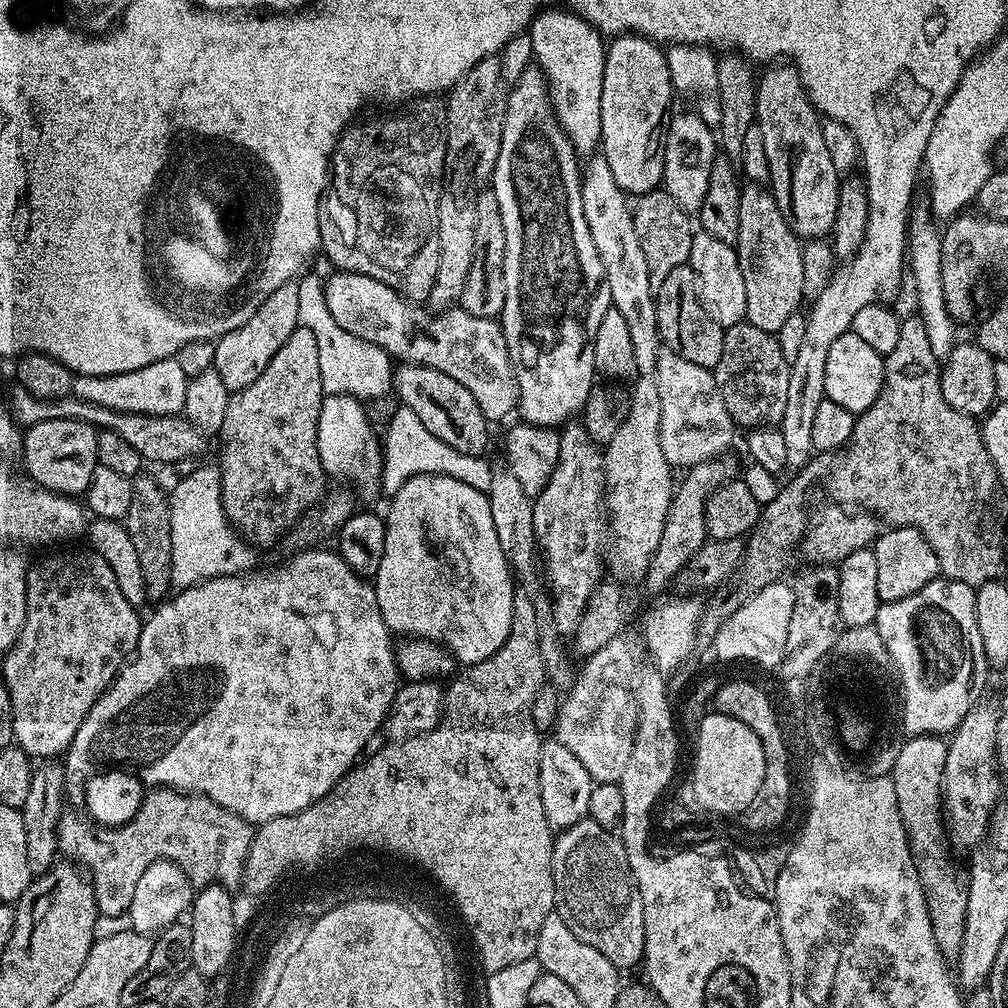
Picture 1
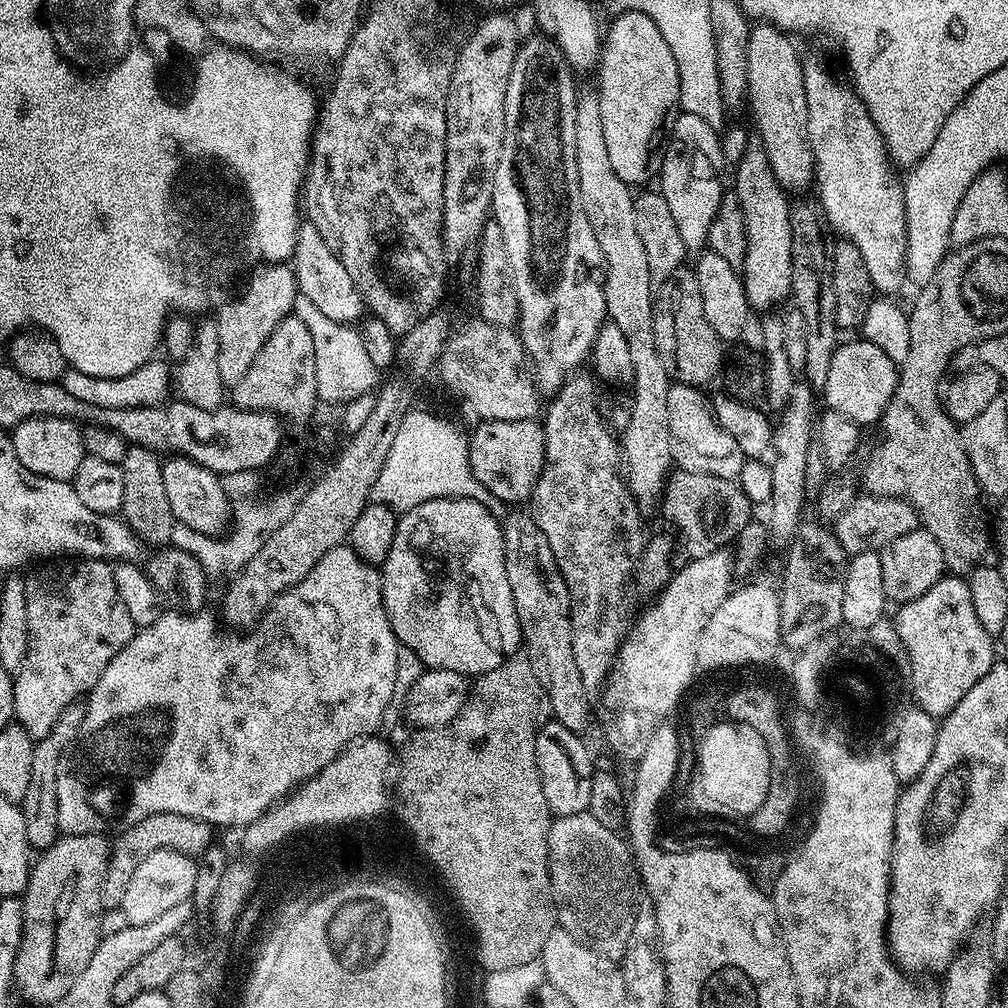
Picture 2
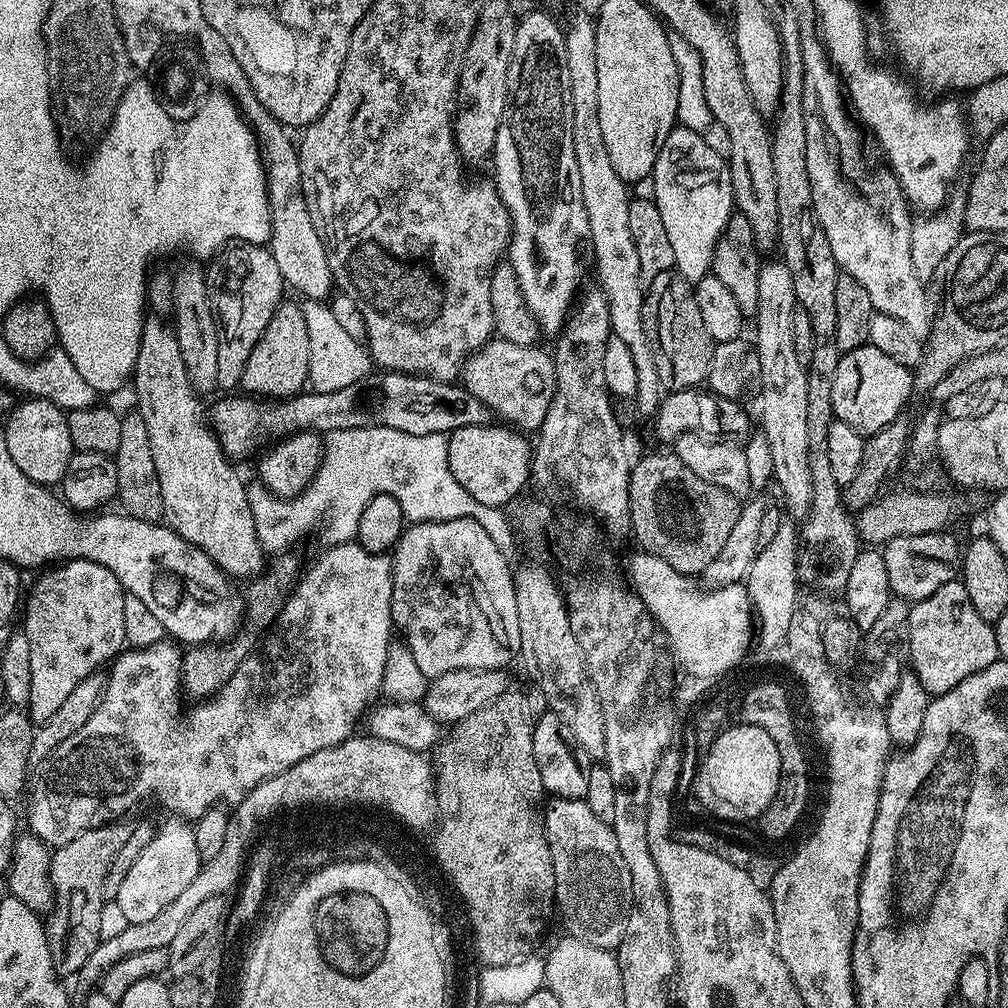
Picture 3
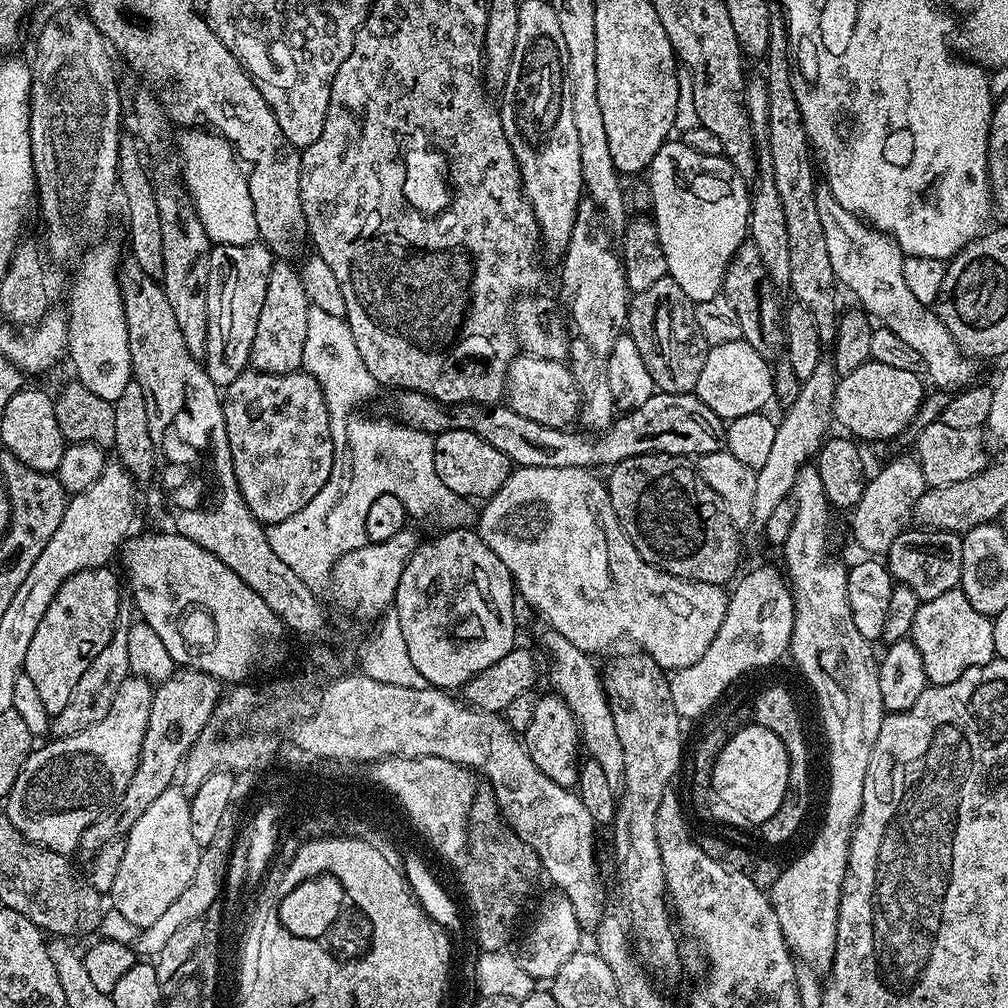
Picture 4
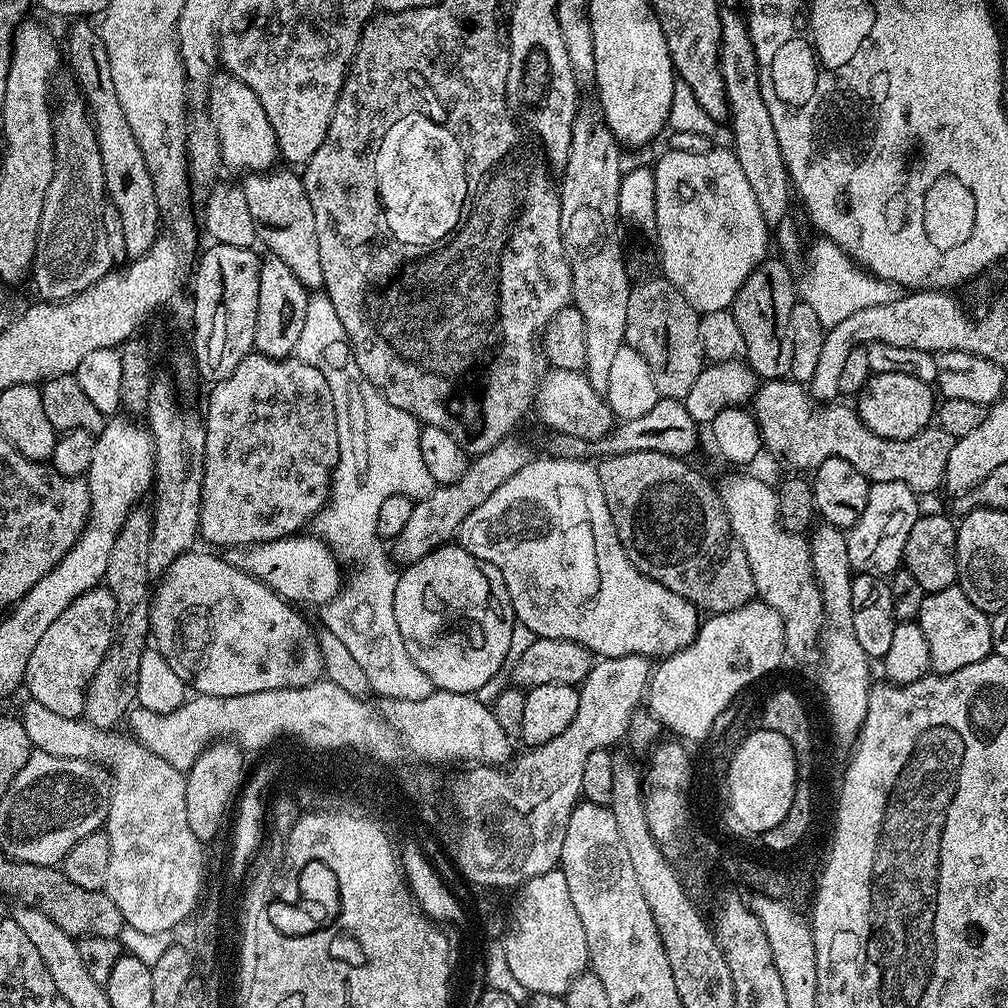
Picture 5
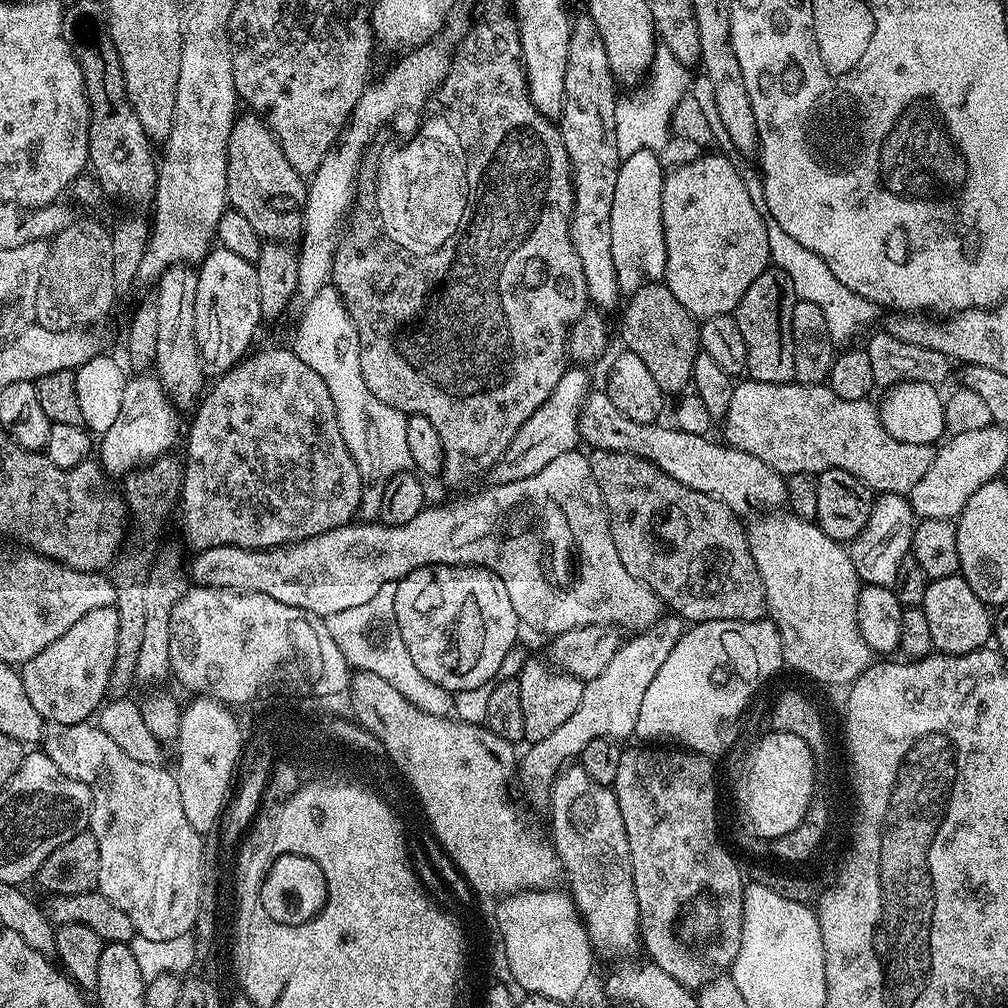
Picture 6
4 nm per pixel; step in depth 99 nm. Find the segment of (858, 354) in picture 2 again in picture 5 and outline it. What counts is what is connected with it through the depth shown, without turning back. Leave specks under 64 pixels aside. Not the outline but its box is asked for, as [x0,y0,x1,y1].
[854,374,938,440]

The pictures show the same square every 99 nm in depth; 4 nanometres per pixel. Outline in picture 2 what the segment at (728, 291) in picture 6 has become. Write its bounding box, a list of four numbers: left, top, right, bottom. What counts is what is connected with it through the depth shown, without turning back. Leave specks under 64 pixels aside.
[658,111,726,250]

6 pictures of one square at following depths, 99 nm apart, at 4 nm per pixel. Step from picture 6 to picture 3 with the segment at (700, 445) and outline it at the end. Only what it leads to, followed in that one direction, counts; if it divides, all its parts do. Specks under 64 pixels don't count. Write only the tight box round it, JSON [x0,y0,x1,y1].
[462,338,556,430]

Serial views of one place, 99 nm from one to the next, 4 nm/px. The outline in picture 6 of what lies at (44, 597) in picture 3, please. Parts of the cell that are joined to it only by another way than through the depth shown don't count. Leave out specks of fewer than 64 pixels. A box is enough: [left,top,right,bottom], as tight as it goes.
[19,607,118,725]

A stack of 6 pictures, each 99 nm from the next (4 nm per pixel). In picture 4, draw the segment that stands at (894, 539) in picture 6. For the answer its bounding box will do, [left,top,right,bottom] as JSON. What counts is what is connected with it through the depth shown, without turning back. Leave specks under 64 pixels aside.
[851,456,926,553]

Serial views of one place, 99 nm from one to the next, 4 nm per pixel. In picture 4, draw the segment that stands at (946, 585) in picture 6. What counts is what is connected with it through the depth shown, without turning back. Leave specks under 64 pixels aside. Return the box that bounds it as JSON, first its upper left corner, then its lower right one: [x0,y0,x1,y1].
[910,588,996,685]

